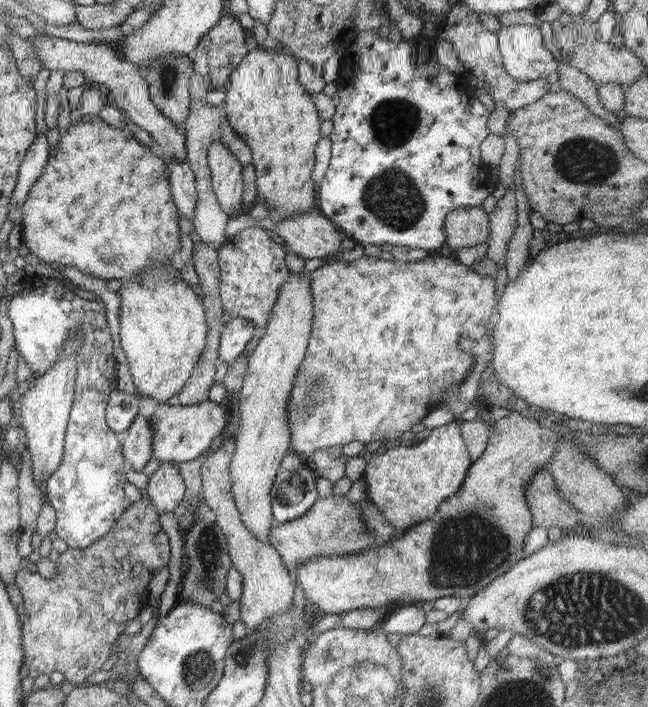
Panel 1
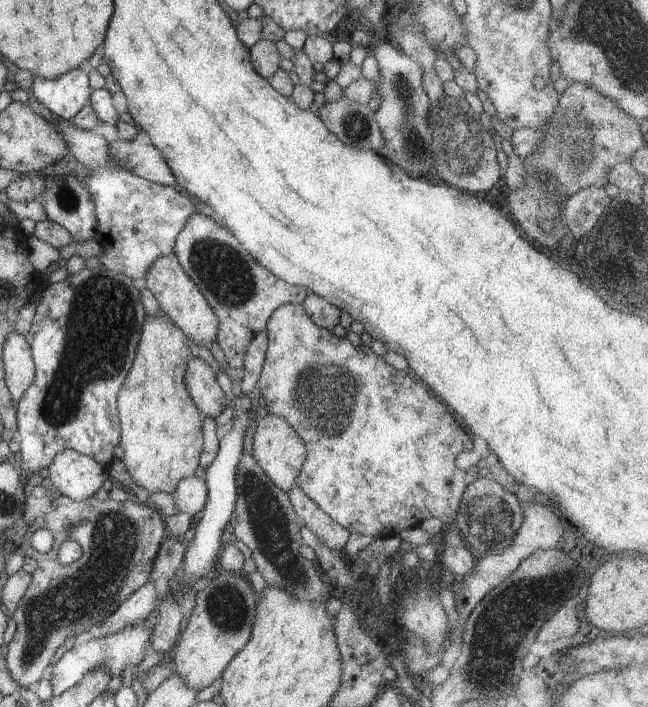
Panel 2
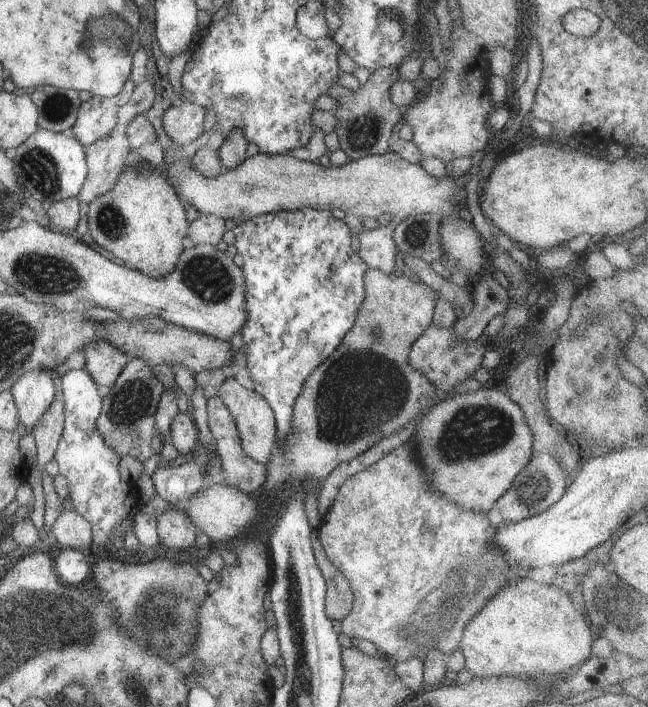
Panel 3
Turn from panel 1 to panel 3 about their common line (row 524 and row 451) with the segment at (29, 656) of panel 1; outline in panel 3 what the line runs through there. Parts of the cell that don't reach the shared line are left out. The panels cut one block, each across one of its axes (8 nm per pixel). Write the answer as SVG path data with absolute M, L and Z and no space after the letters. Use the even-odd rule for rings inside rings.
M132 357L124 366L122 373L110 387L108 396L103 398L103 410L96 422L96 429L104 438L104 443L116 452L118 457L129 455L142 464L159 457L165 442L156 429L155 415L164 390L162 382L144 360Z

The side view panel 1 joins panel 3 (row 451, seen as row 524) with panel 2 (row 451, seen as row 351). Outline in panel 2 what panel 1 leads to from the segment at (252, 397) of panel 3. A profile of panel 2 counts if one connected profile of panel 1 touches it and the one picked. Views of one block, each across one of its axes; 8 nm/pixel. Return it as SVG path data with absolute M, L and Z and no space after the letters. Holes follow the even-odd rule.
M262 412L256 419L254 433L253 454L254 460L268 475L268 478L286 493L296 484L296 477L300 474L300 468L304 464L306 446L302 438L296 434L296 430L280 416Z

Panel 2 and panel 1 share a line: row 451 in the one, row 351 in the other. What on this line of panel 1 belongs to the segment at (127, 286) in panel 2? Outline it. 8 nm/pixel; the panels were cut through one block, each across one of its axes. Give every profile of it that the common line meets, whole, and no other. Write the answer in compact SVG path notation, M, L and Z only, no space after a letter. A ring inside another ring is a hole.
M26 276L22 280L22 288L16 296L9 300L8 316L13 324L15 347L20 352L21 359L31 368L35 377L44 376L64 350L64 342L78 334L82 343L76 351L76 394L70 418L66 427L64 454L58 470L45 482L44 494L46 502L52 505L57 515L54 535L68 544L70 551L87 548L102 536L108 535L115 521L122 515L130 503L124 494L125 477L129 465L122 456L121 437L115 433L106 422L105 410L110 398L110 392L117 388L114 372L114 338L106 321L105 305L102 299L86 300L71 291L61 281L49 277Z

